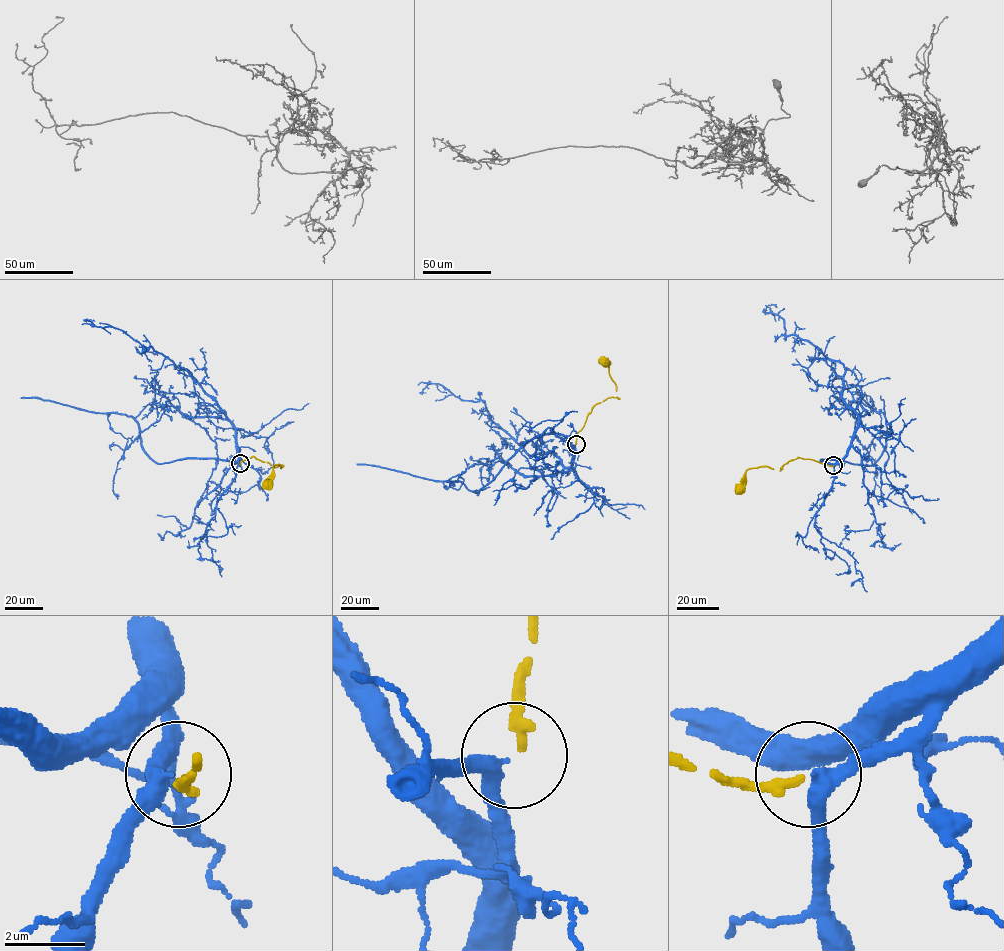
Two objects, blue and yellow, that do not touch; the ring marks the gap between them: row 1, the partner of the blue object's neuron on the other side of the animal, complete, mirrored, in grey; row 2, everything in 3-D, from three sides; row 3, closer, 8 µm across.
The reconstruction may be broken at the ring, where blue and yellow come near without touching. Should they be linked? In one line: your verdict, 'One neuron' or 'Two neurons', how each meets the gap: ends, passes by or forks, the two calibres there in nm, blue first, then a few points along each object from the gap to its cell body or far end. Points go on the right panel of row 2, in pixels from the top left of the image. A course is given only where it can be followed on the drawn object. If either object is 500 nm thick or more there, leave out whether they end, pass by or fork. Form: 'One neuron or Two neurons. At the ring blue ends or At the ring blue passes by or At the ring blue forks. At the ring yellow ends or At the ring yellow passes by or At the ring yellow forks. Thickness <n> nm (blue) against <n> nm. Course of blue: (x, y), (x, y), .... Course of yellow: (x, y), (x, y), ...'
One neuron. At the ring blue passes by. At the ring yellow ends. Thickness 340 nm (blue) against 280 nm. Course of blue: (833, 465), (838, 463), (821, 460), (872, 465), (886, 446), (885, 417), (854, 392). Course of yellow: (833, 465), (798, 457), (779, 470), (764, 466), (749, 468), (737, 487), (740, 488)

